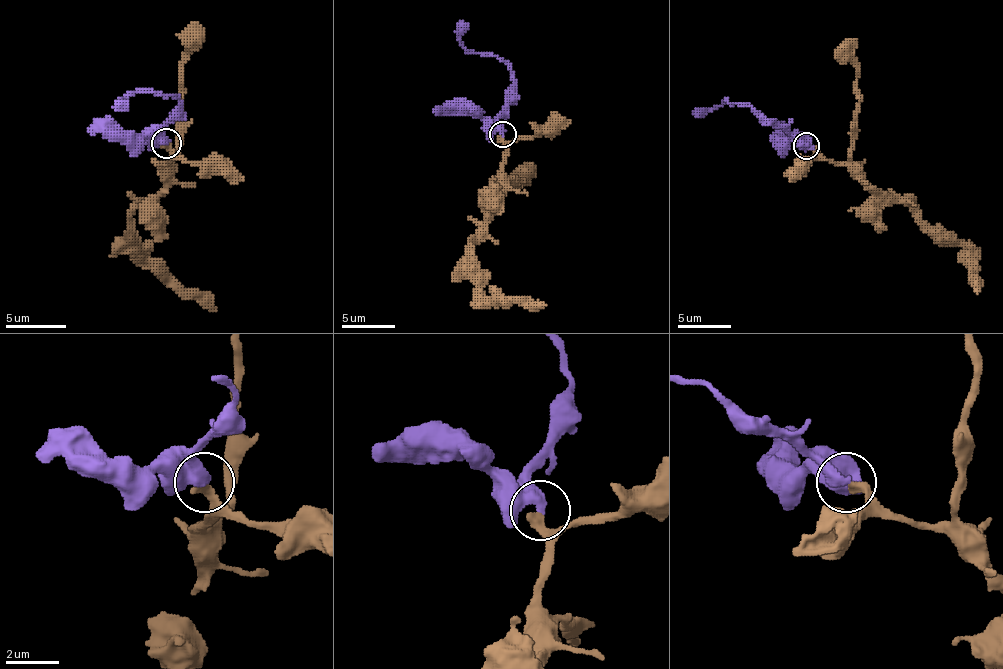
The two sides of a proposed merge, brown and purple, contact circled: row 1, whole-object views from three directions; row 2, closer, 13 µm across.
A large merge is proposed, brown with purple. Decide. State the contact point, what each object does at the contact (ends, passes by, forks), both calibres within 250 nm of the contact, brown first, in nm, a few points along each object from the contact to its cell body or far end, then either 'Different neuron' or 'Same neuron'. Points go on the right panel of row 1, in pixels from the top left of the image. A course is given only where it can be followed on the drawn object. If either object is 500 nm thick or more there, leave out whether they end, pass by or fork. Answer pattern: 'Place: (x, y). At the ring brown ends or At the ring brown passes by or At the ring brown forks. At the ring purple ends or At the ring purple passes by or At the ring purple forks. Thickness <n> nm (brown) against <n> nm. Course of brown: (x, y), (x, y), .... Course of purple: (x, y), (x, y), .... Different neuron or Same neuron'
Place: (806, 145). Thickness 380 nm (brown) against 500 nm. Course of brown: (808, 146), (827, 159), (843, 162), (945, 237), (961, 240), (969, 248), (977, 293). Course of purple: (805, 146), (781, 127), (768, 125), (754, 111), (728, 101), (696, 114). Same neuron

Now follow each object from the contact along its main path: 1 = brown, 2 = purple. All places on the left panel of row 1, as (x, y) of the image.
1: (167, 144), (167, 183), (131, 213), (131, 231), (149, 259), (182, 286), (194, 289), (216, 310)
2: (167, 144), (161, 131), (170, 122), (179, 104), (176, 98), (158, 92), (131, 92), (119, 101), (128, 107)

